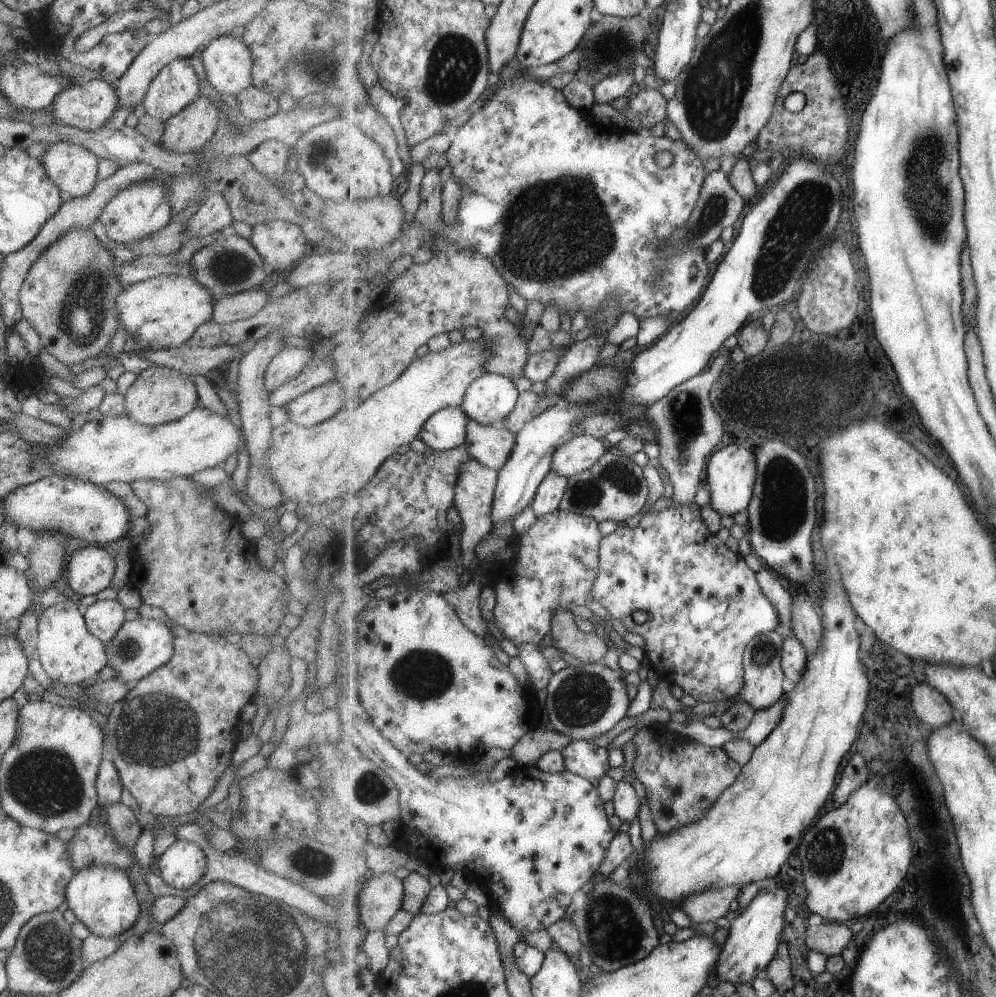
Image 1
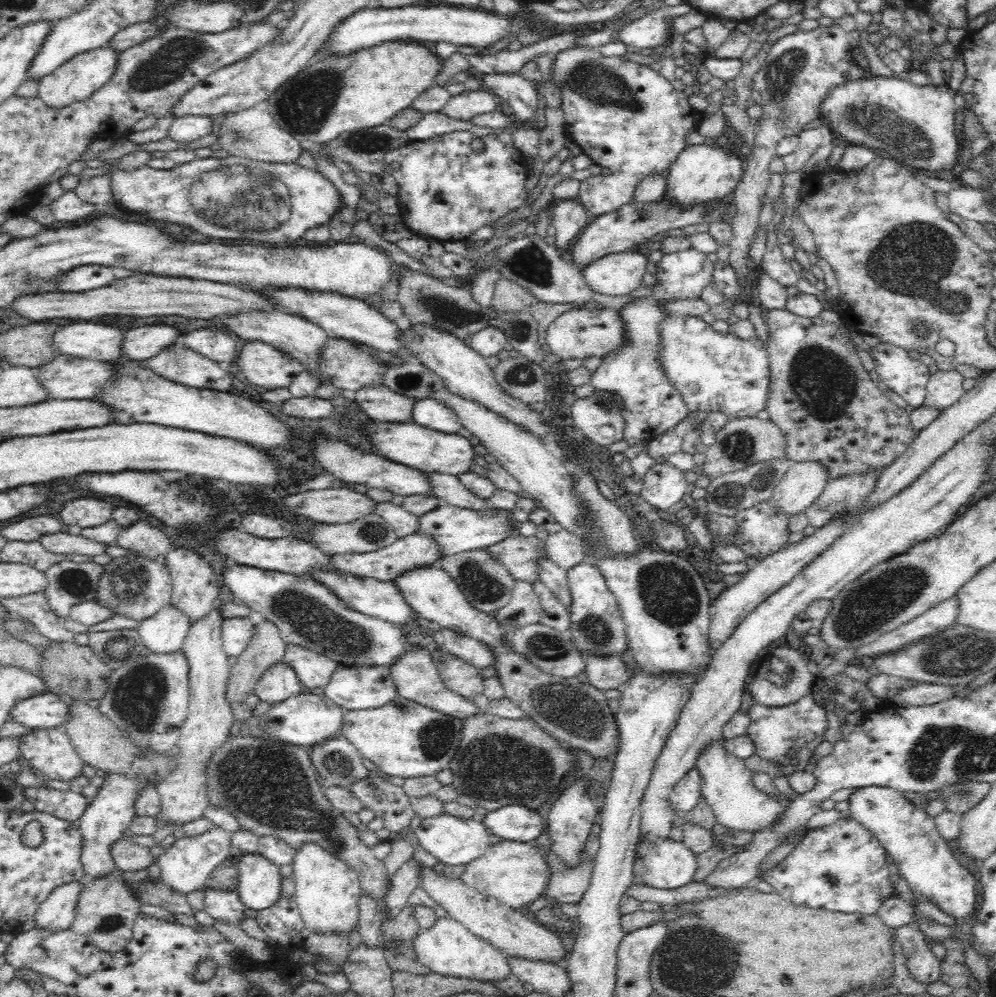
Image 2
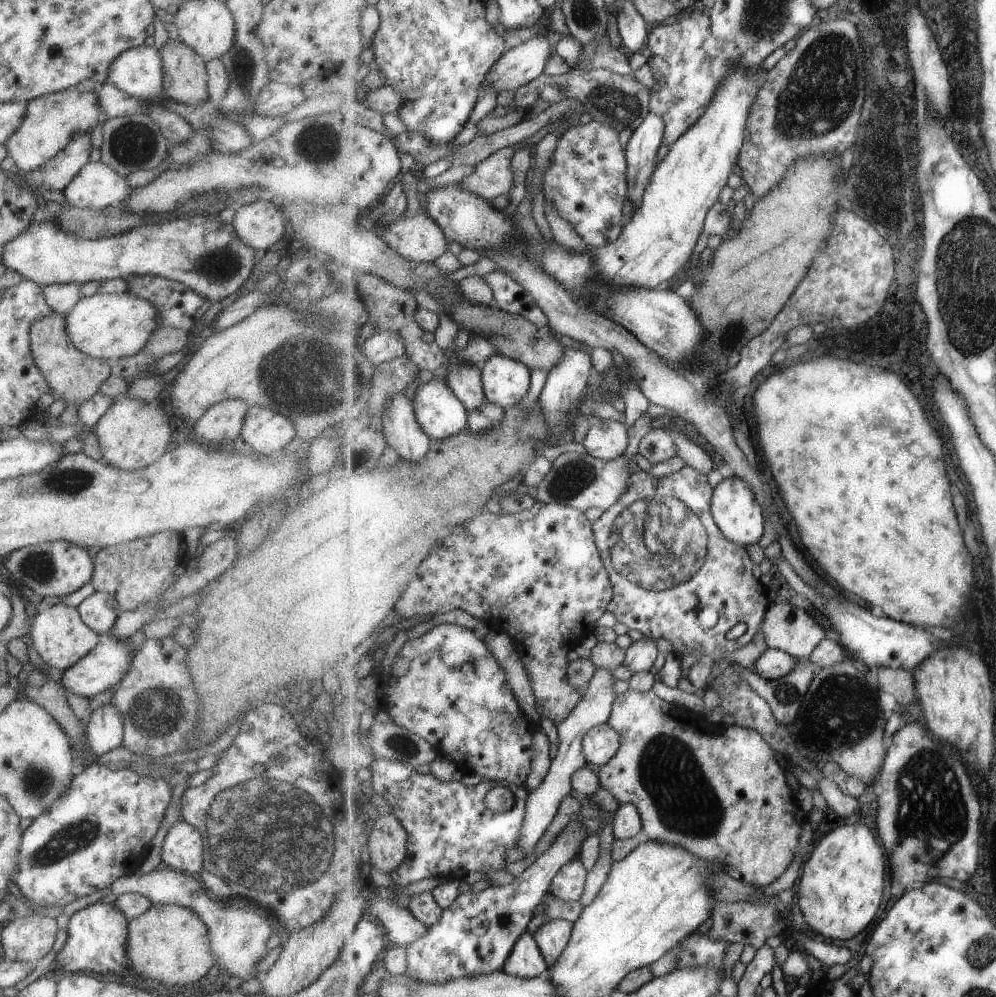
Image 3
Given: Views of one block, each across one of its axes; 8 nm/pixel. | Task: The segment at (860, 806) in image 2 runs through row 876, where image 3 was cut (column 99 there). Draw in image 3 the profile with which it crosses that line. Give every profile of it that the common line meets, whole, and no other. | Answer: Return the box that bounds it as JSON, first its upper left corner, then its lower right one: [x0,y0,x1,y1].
[49,902,132,980]

